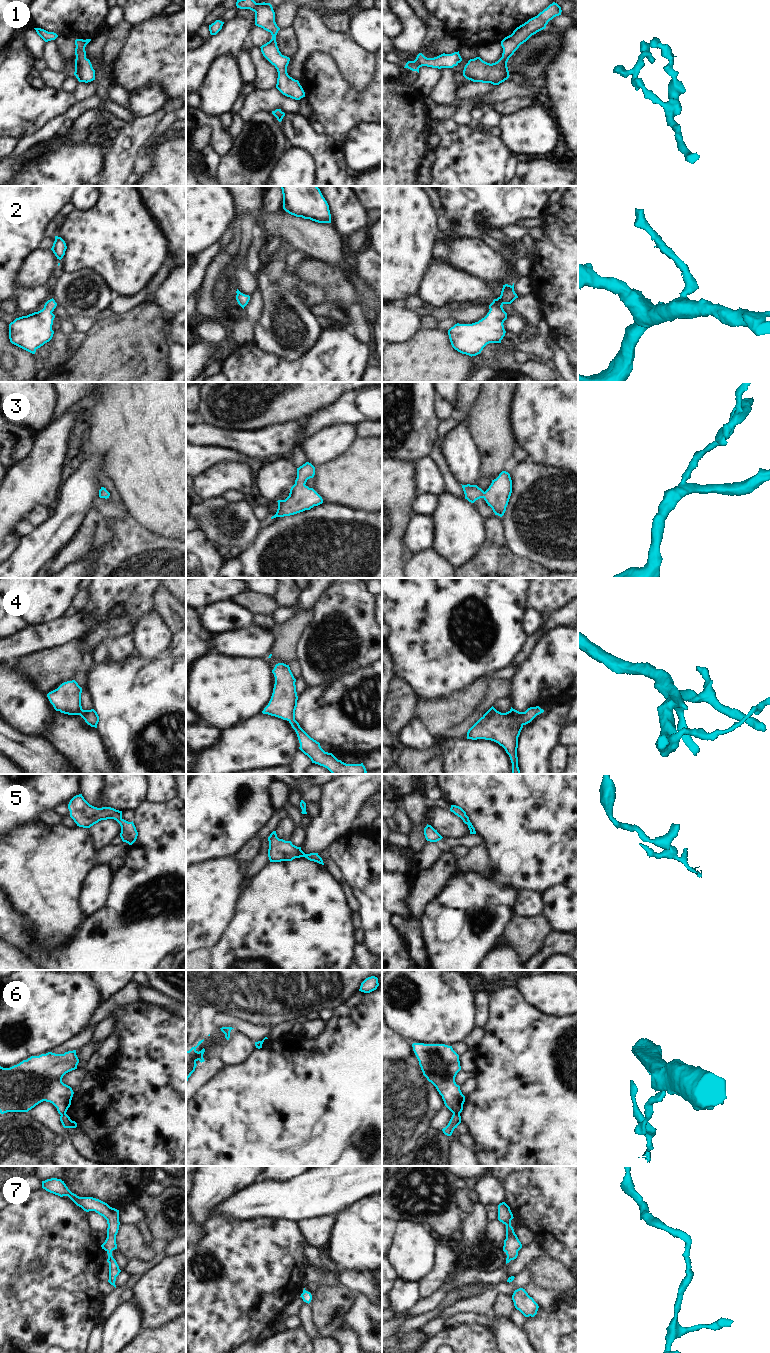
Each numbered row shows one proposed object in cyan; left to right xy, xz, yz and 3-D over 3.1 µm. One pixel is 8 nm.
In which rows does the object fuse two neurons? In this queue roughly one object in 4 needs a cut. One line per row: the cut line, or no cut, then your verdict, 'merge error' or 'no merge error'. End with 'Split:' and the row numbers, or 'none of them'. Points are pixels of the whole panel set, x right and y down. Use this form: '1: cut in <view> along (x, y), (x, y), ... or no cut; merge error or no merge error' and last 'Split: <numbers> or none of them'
1: no cut; no merge error
2: no cut; no merge error
3: no cut; no merge error
4: no cut; no merge error
5: no cut; no merge error
6: cut in yz along (453, 1112), (459, 1114); merge error
7: no cut; no merge error
Split: 6

